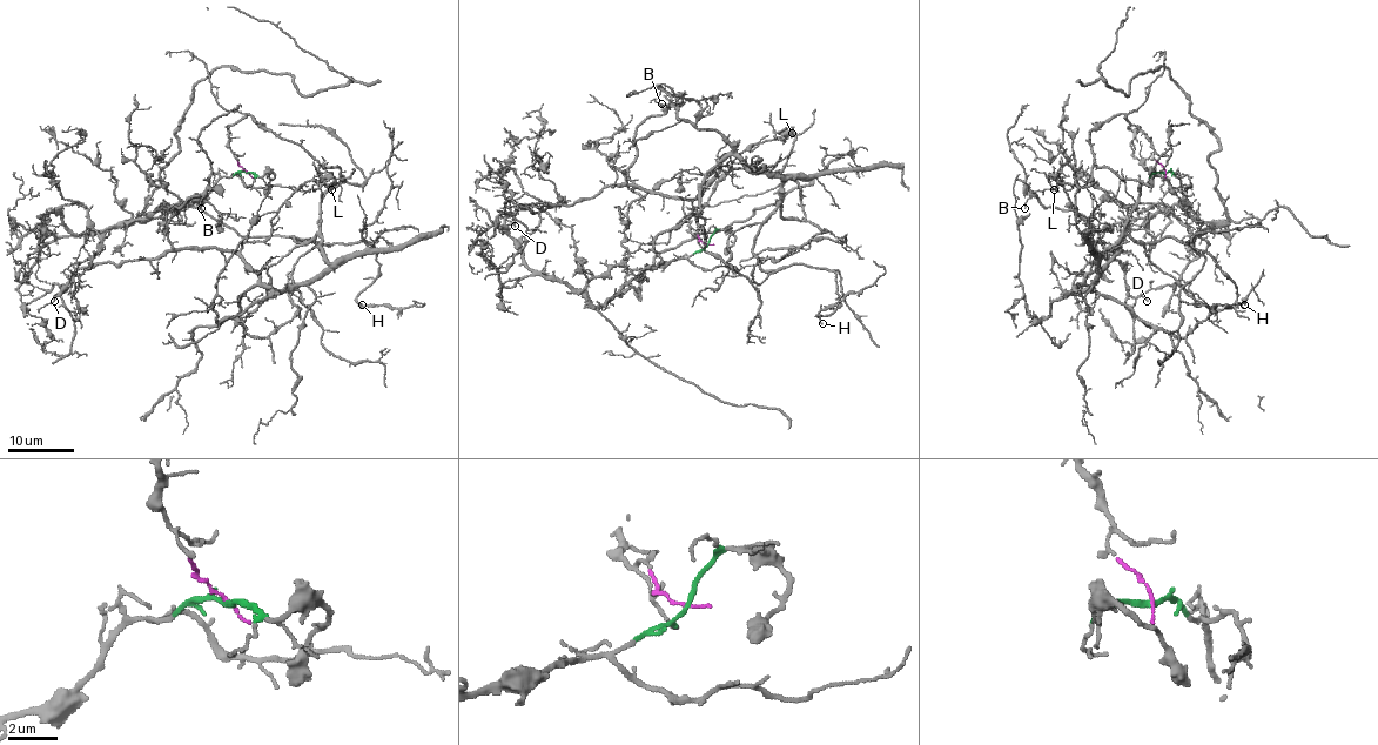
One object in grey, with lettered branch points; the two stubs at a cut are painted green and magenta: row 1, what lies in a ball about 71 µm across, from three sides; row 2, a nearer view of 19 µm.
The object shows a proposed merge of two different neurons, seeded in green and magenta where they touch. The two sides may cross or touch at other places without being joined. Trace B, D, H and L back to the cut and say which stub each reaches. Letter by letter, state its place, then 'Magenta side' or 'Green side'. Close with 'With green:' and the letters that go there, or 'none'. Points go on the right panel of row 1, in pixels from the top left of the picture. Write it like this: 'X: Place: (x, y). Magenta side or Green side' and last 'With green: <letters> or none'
B: Place: (1024, 208). Magenta side
D: Place: (1147, 301). Magenta side
H: Place: (1244, 304). Magenta side
L: Place: (1054, 189). Magenta side
With green: none

